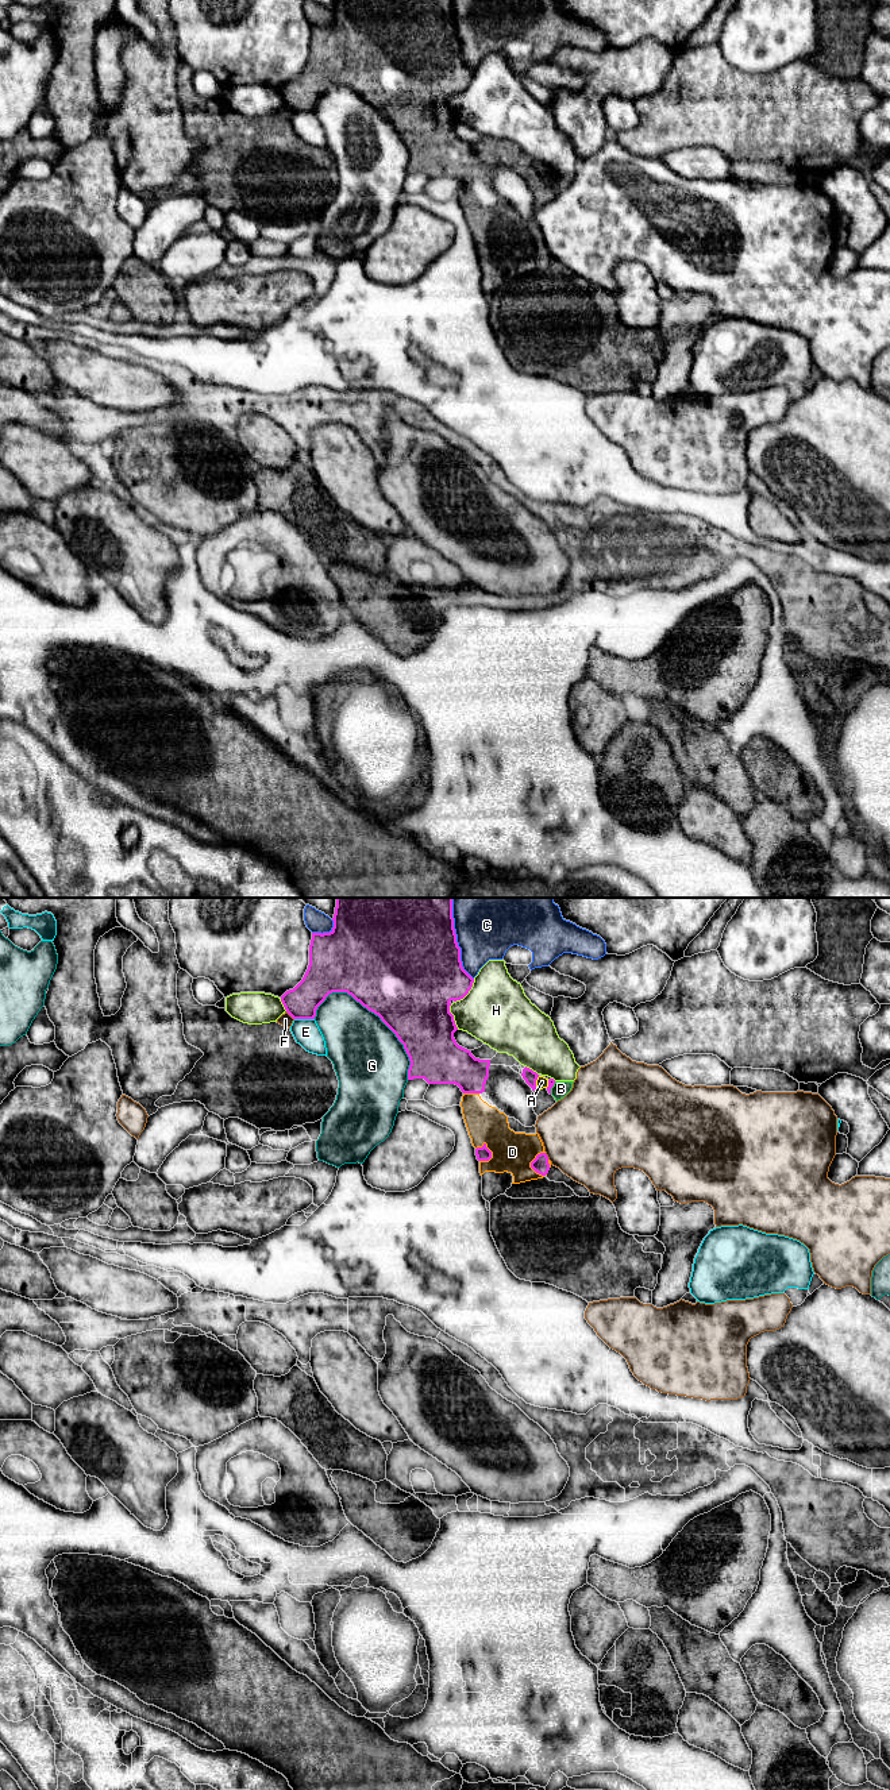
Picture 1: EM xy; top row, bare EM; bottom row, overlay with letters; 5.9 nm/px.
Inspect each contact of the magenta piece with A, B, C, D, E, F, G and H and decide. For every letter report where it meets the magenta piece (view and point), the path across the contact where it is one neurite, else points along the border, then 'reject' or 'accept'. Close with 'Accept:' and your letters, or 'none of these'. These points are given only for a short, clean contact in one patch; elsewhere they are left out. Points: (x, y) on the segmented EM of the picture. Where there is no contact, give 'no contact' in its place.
A: xy (535, 1083) | across xy (528, 1075), (535, 1083), (542, 1081) | accept
B: xy (551, 1087) | reject
C: xy (455, 938) | reject
D: xy (490, 1156) | accept
E: xy (304, 1018) | reject
F: xy (289, 1014) | reject
G: xy (384, 1022) | reject
H: xy (467, 992) | reject
Accept: A, D

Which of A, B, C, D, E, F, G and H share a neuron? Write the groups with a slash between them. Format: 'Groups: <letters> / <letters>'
Groups: A D / B / C / E / F / G / H

